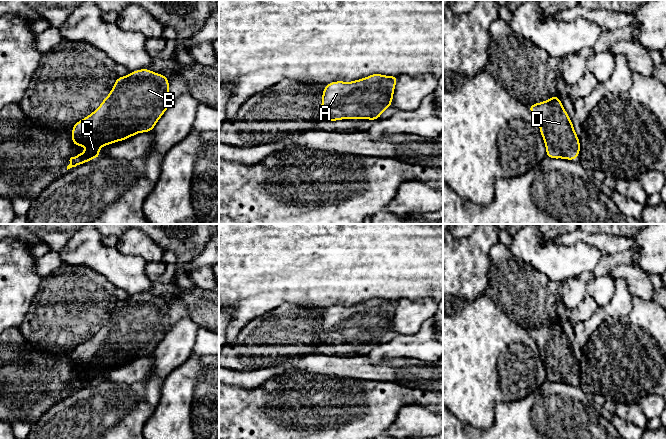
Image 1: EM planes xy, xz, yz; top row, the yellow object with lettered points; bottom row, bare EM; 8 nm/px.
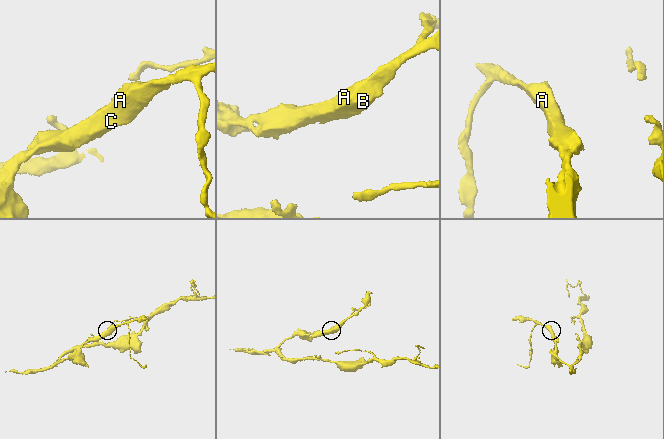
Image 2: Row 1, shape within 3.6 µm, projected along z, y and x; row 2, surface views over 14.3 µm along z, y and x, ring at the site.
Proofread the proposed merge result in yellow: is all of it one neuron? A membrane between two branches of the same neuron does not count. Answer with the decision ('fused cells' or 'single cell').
single cell

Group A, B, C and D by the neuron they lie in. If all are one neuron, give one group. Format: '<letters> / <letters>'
A B C D

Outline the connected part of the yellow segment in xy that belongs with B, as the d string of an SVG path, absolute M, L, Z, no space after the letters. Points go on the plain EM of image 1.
M147 292L117 301L101 329L72 350L71 366L76 371L87 369L88 373L71 381L67 394L93 382L100 383L101 370L153 355L172 327L169 308L165 299Z

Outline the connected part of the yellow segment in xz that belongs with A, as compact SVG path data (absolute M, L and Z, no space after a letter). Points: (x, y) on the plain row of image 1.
M378 297L353 306L334 305L325 309L318 343L378 344L390 330L399 300Z

